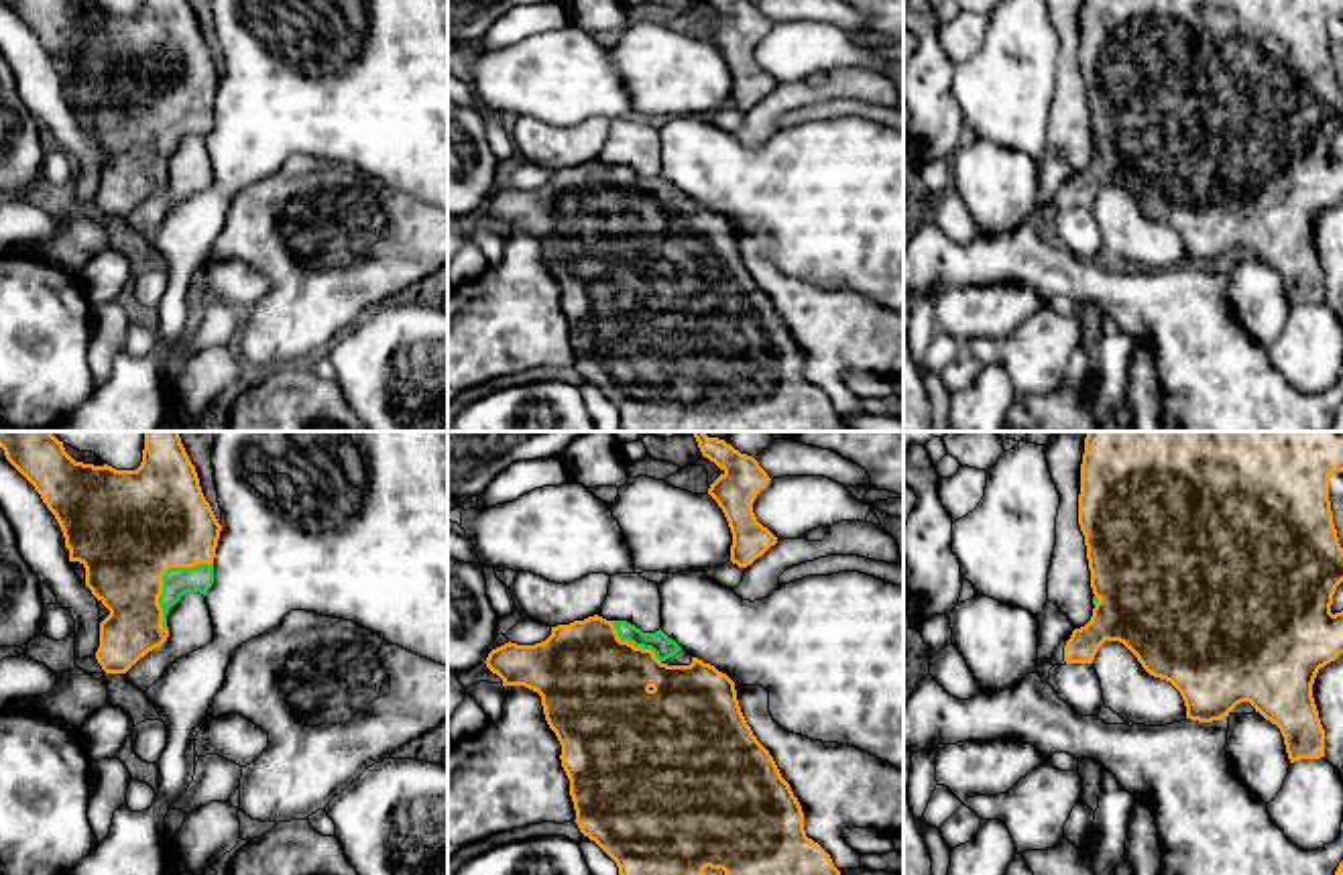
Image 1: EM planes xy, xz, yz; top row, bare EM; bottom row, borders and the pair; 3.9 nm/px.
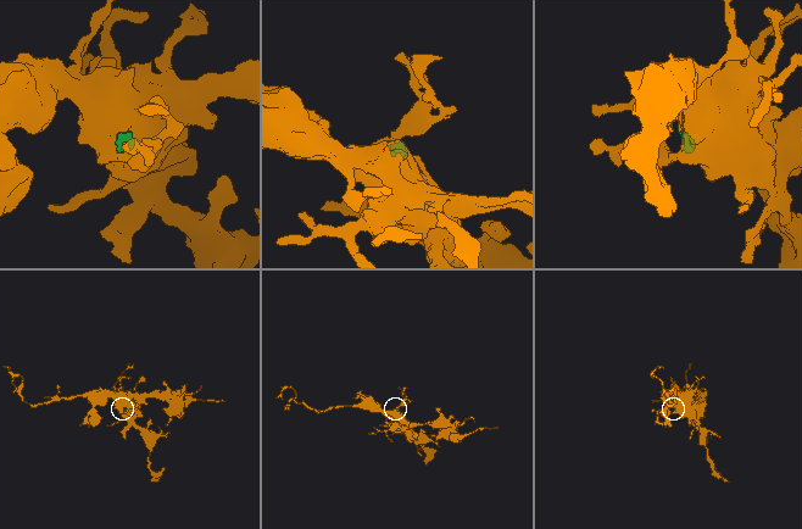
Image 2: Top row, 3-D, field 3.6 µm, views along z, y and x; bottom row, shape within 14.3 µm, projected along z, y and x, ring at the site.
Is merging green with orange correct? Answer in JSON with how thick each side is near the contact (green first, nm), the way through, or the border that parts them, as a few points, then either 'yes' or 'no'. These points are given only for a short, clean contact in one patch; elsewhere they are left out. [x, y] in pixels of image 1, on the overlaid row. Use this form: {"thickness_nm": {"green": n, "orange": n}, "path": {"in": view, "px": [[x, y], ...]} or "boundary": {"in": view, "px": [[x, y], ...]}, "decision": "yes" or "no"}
{"thickness_nm": {"green": 110, "orange": 460}, "path": {"in": "xy", "px": [[176, 580], [163, 578], [127, 528]]}, "decision": "yes"}

